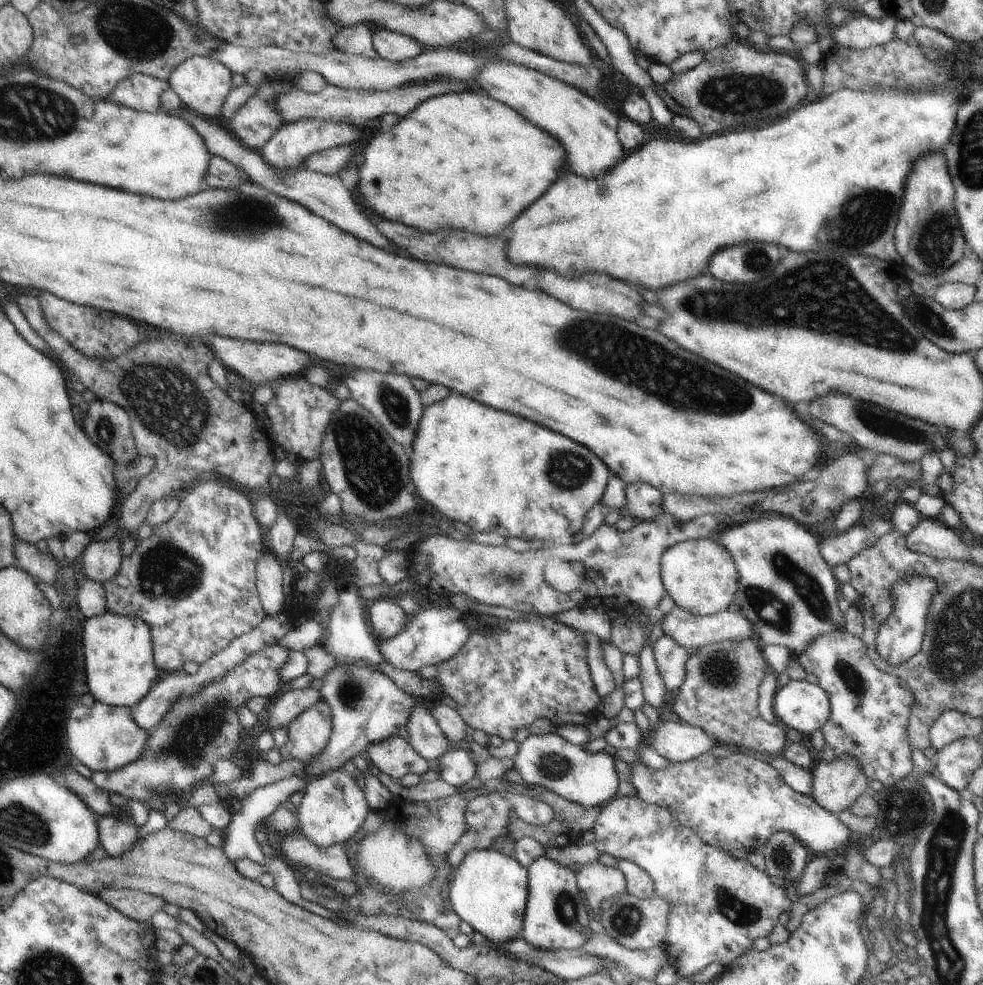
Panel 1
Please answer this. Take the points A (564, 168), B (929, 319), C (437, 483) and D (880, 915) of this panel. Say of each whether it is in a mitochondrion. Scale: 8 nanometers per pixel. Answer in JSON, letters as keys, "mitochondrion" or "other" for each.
{"A":"other","B":"mitochondrion","C":"other","D":"mitochondrion"}

